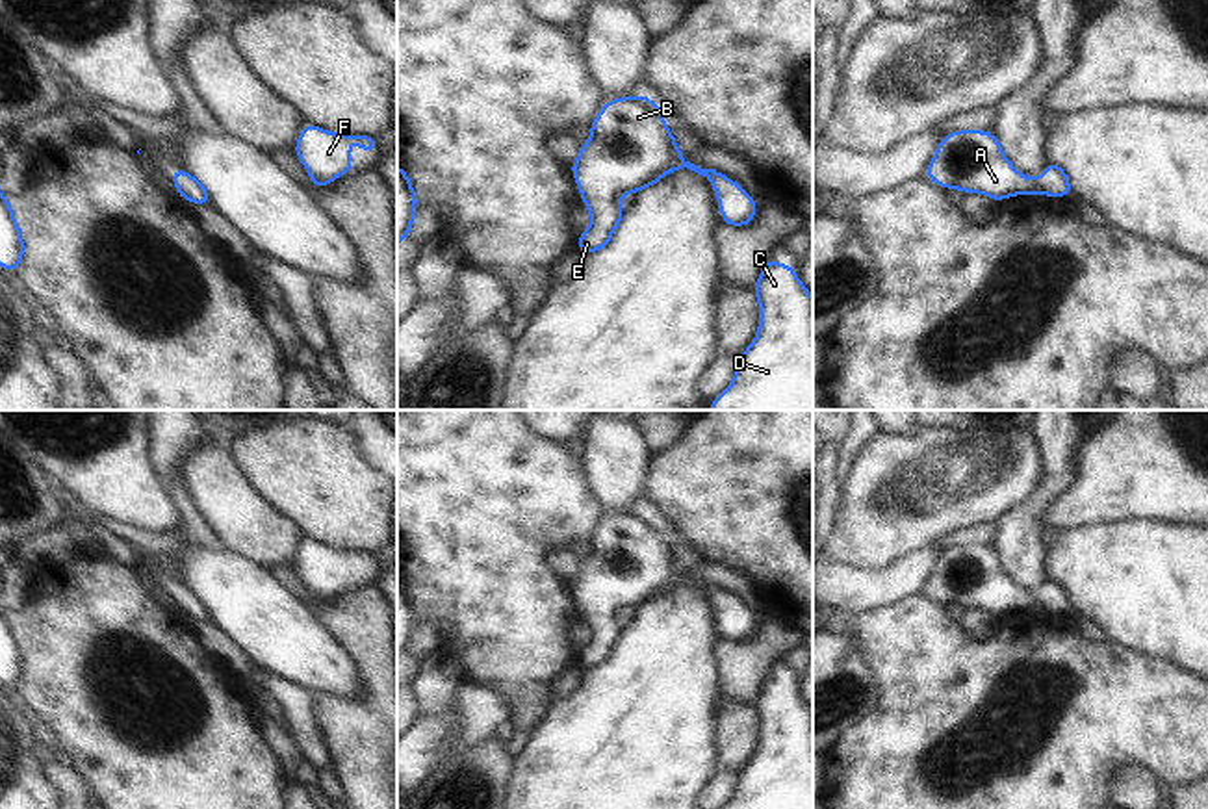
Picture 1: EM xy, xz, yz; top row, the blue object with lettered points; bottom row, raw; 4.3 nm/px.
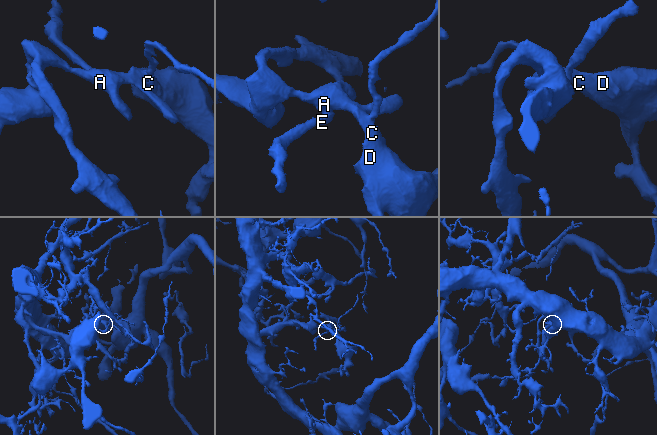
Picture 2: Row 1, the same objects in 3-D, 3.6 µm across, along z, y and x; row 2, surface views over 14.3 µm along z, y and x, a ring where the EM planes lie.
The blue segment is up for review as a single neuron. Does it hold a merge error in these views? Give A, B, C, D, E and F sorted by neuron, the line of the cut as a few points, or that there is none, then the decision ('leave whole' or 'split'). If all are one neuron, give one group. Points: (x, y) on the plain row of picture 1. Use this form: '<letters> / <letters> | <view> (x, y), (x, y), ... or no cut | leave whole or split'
A B C D E F | no cut | leave whole

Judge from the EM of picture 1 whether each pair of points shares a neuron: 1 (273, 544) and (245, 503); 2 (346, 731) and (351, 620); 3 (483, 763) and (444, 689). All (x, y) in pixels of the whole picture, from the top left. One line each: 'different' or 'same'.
1: same
2: same
3: same

